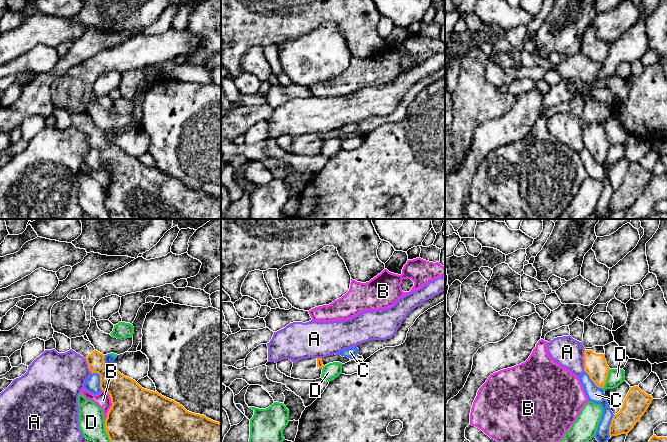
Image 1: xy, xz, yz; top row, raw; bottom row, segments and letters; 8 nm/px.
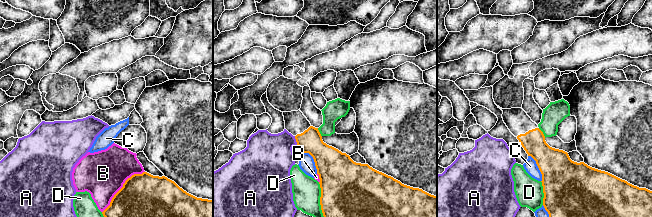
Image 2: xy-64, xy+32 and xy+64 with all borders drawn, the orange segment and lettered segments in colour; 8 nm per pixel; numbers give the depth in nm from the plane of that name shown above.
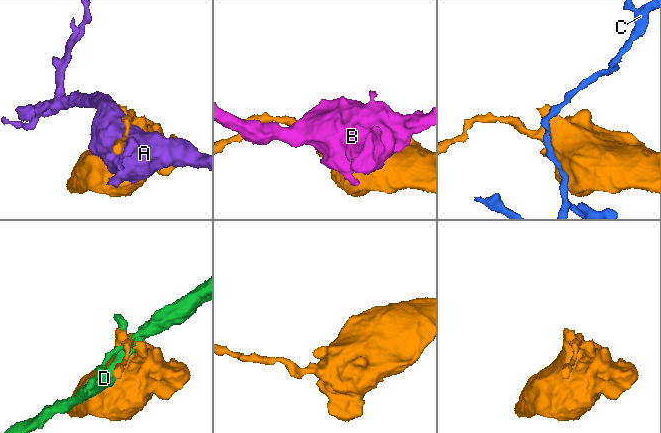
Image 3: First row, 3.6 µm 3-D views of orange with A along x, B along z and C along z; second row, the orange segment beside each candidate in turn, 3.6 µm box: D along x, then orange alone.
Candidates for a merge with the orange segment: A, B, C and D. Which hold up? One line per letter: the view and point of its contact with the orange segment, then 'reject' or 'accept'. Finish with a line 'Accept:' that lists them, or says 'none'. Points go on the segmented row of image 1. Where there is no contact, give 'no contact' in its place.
A: yz (584, 360) | reject
B: xy (112, 404) | reject
C: xy (100, 379) | reject
D: yz (606, 379) | reject
Accept: none

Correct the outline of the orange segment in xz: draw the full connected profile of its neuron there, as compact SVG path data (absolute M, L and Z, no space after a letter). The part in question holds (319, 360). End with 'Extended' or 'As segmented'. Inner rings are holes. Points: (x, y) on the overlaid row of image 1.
M307 358L293 363L291 378L300 380L316 380L321 378L324 365L322 358Z. Extended

